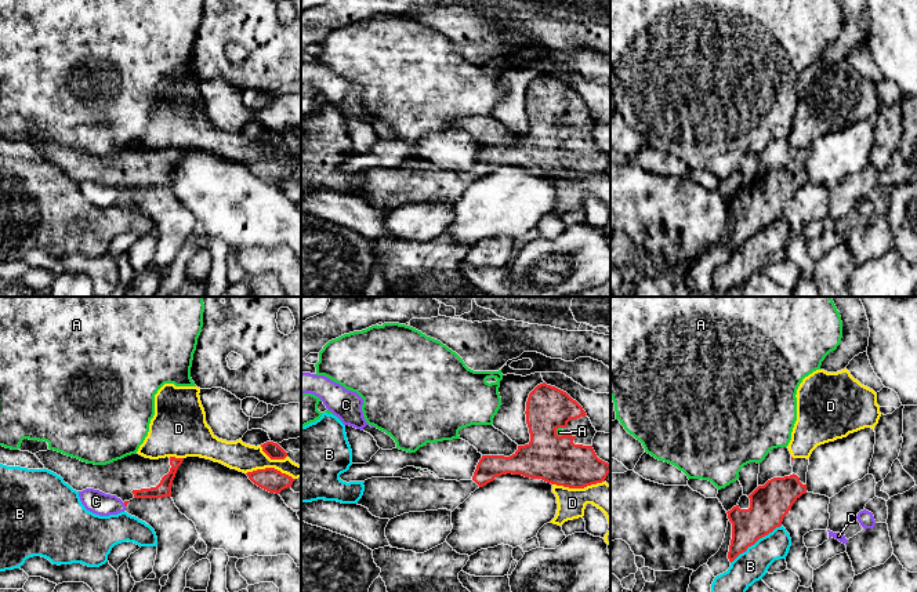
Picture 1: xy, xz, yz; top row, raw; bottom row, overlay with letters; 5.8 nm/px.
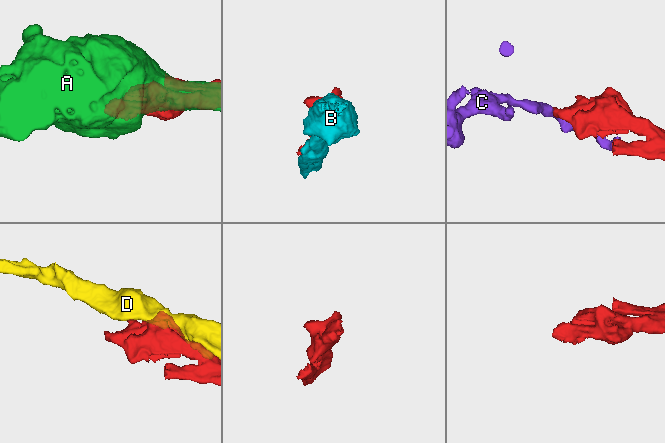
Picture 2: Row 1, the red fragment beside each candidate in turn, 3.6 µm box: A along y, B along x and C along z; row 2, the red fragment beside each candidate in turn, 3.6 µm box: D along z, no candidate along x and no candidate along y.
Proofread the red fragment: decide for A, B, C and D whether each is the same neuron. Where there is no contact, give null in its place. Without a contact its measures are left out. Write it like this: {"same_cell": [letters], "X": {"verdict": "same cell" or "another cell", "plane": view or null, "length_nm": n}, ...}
{"same_cell": [], "A": {"verdict": "another cell", "plane": "xz", "length_nm": 70}, "B": {"verdict": "another cell", "plane": "yz", "length_nm": 380}, "C": {"verdict": "another cell", "plane": "xy", "length_nm": 30}, "D": {"verdict": "another cell", "plane": "xz", "length_nm": 300}}

